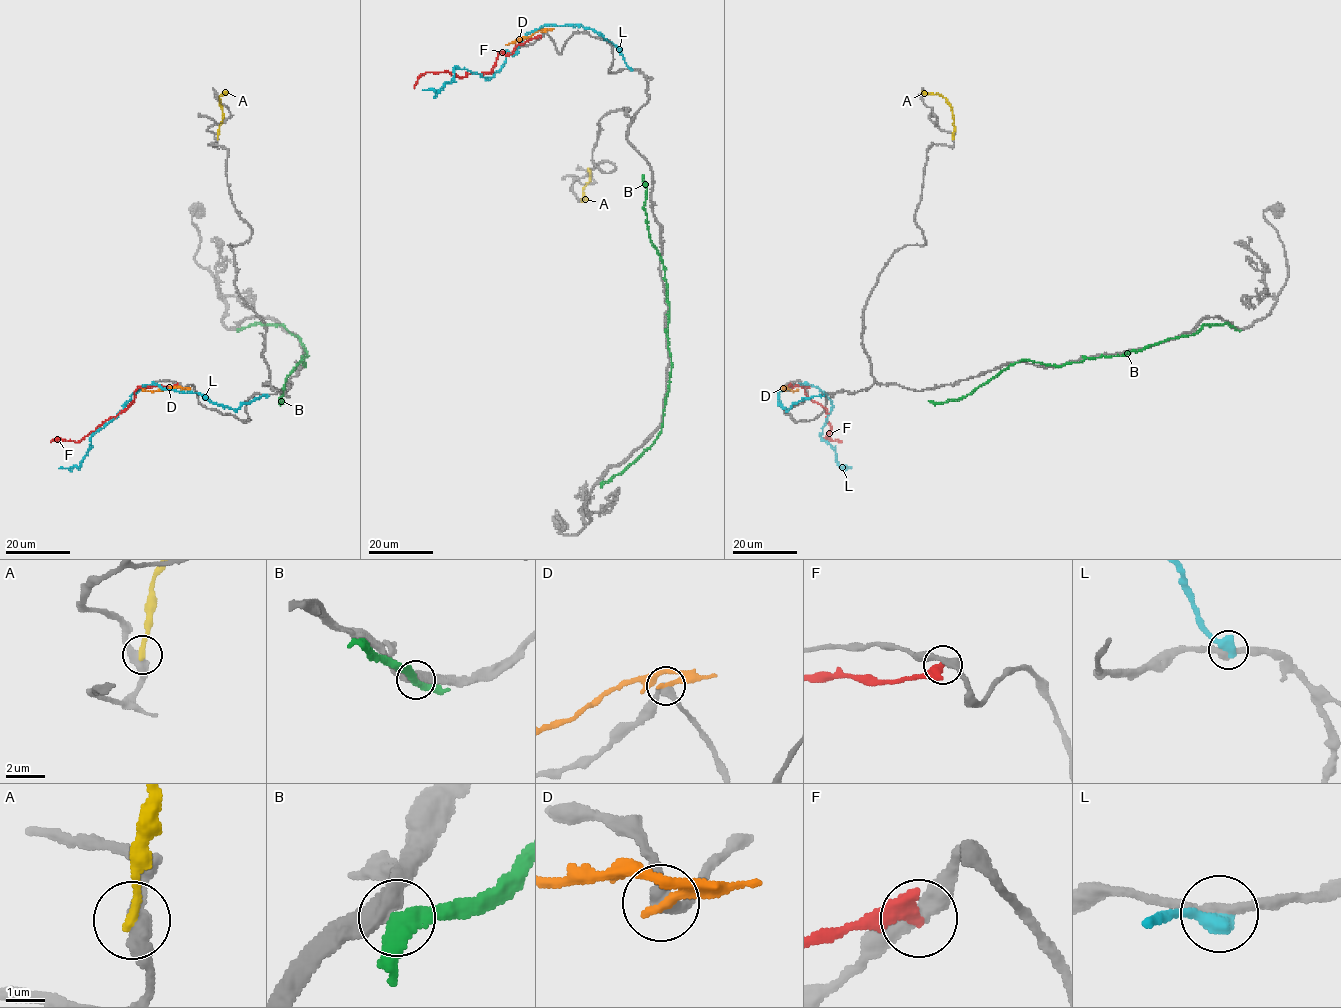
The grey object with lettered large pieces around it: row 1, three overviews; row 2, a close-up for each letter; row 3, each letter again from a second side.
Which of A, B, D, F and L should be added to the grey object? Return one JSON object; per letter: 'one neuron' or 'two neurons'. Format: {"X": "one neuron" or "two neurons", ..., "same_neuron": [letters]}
{"A": "two neurons", "B": "two neurons", "D": "two neurons", "F": "two neurons", "L": "two neurons", "same_neuron": []}

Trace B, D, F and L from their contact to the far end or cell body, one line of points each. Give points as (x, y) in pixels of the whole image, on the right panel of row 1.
B: (1235, 329), (1203, 325), (1121, 355), (1058, 366), (1021, 359), (964, 396), (928, 400)
D: (784, 390), (783, 387), (798, 390)
F: (790, 384), (807, 386), (806, 394), (825, 408), (831, 425), (825, 441), (841, 442)
L: (823, 395), (788, 409), (778, 403), (778, 392), (805, 382), (827, 395), (831, 409), (821, 437), (843, 467)

